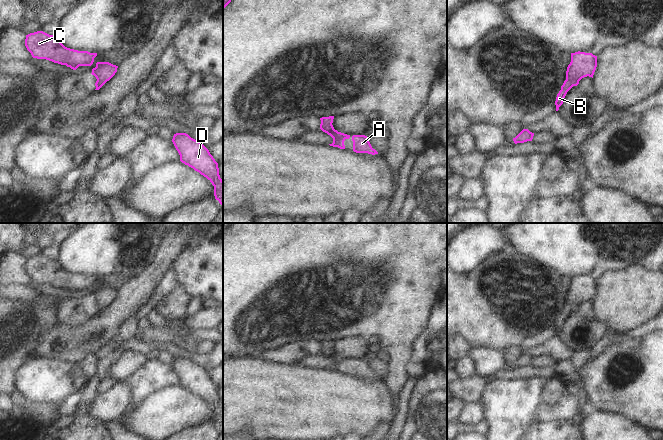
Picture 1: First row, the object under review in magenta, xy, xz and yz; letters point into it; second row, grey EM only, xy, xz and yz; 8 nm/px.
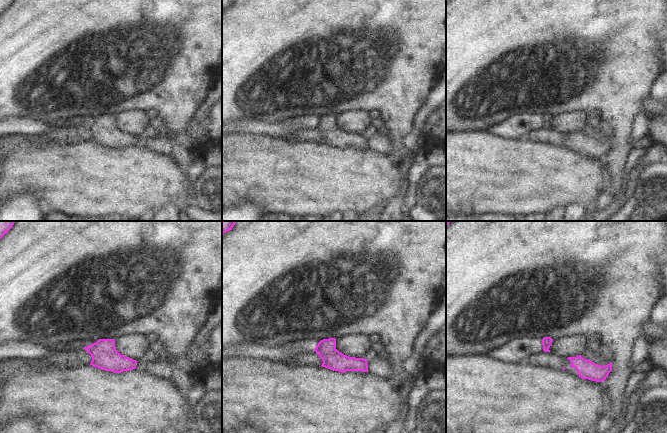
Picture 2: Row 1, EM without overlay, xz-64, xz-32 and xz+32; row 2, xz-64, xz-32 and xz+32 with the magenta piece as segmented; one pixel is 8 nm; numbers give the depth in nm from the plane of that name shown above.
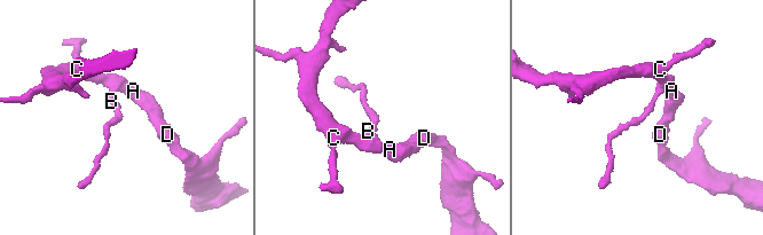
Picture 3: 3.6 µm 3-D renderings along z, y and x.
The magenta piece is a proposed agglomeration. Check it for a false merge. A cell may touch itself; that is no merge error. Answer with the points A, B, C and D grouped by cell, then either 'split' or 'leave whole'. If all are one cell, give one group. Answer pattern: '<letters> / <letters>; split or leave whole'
A B C D; leave whole

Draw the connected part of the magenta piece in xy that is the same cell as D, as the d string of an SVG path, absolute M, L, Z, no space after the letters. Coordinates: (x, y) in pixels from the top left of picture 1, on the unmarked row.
M176 357L172 366L180 379L180 385L206 401L214 410L215 423L223 429L223 404L219 399L218 387L209 374L186 357Z

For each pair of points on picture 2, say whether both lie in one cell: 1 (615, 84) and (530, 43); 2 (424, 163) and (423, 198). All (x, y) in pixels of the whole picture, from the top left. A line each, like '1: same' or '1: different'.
1: same
2: different

